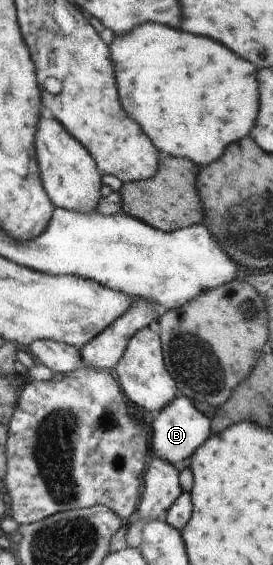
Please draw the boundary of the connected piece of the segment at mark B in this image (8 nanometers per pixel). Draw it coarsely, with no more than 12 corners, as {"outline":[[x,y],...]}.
{"outline":[[182,394],[150,428],[154,454],[173,465],[205,444],[210,420]]}

